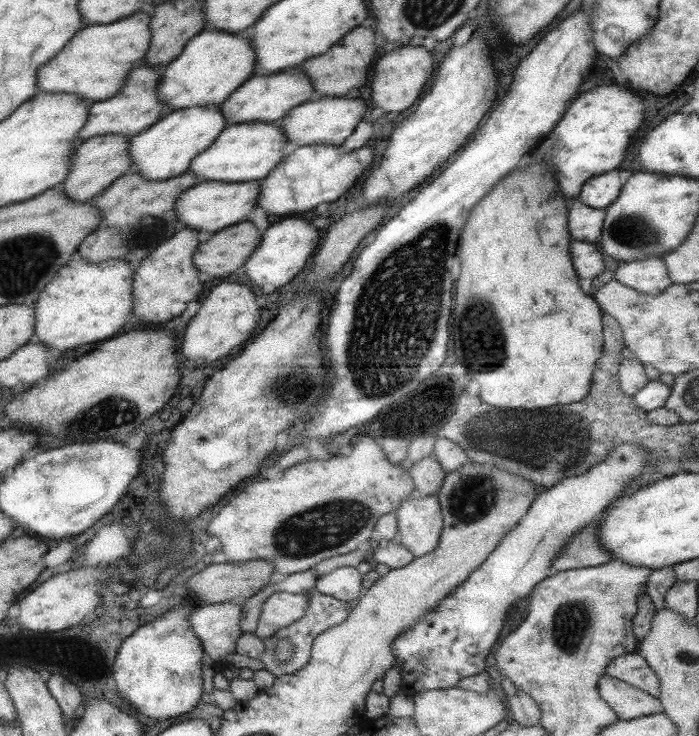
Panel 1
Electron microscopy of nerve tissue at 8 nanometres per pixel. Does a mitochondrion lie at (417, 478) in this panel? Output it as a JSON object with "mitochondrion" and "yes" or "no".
{"mitochondrion":"no"}

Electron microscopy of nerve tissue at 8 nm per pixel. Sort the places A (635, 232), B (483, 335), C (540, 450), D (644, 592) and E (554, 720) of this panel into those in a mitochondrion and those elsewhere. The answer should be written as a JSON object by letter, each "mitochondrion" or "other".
{"A":"mitochondrion","B":"mitochondrion","C":"mitochondrion","D":"other","E":"other"}

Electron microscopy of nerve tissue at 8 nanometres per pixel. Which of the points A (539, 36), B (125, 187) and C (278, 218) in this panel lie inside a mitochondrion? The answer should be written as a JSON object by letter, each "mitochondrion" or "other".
{"A":"other","B":"other","C":"other"}

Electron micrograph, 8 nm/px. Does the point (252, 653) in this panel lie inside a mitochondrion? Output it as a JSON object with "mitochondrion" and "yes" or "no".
{"mitochondrion":"no"}

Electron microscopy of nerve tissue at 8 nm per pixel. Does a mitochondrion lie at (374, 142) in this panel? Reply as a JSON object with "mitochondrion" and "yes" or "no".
{"mitochondrion":"no"}

